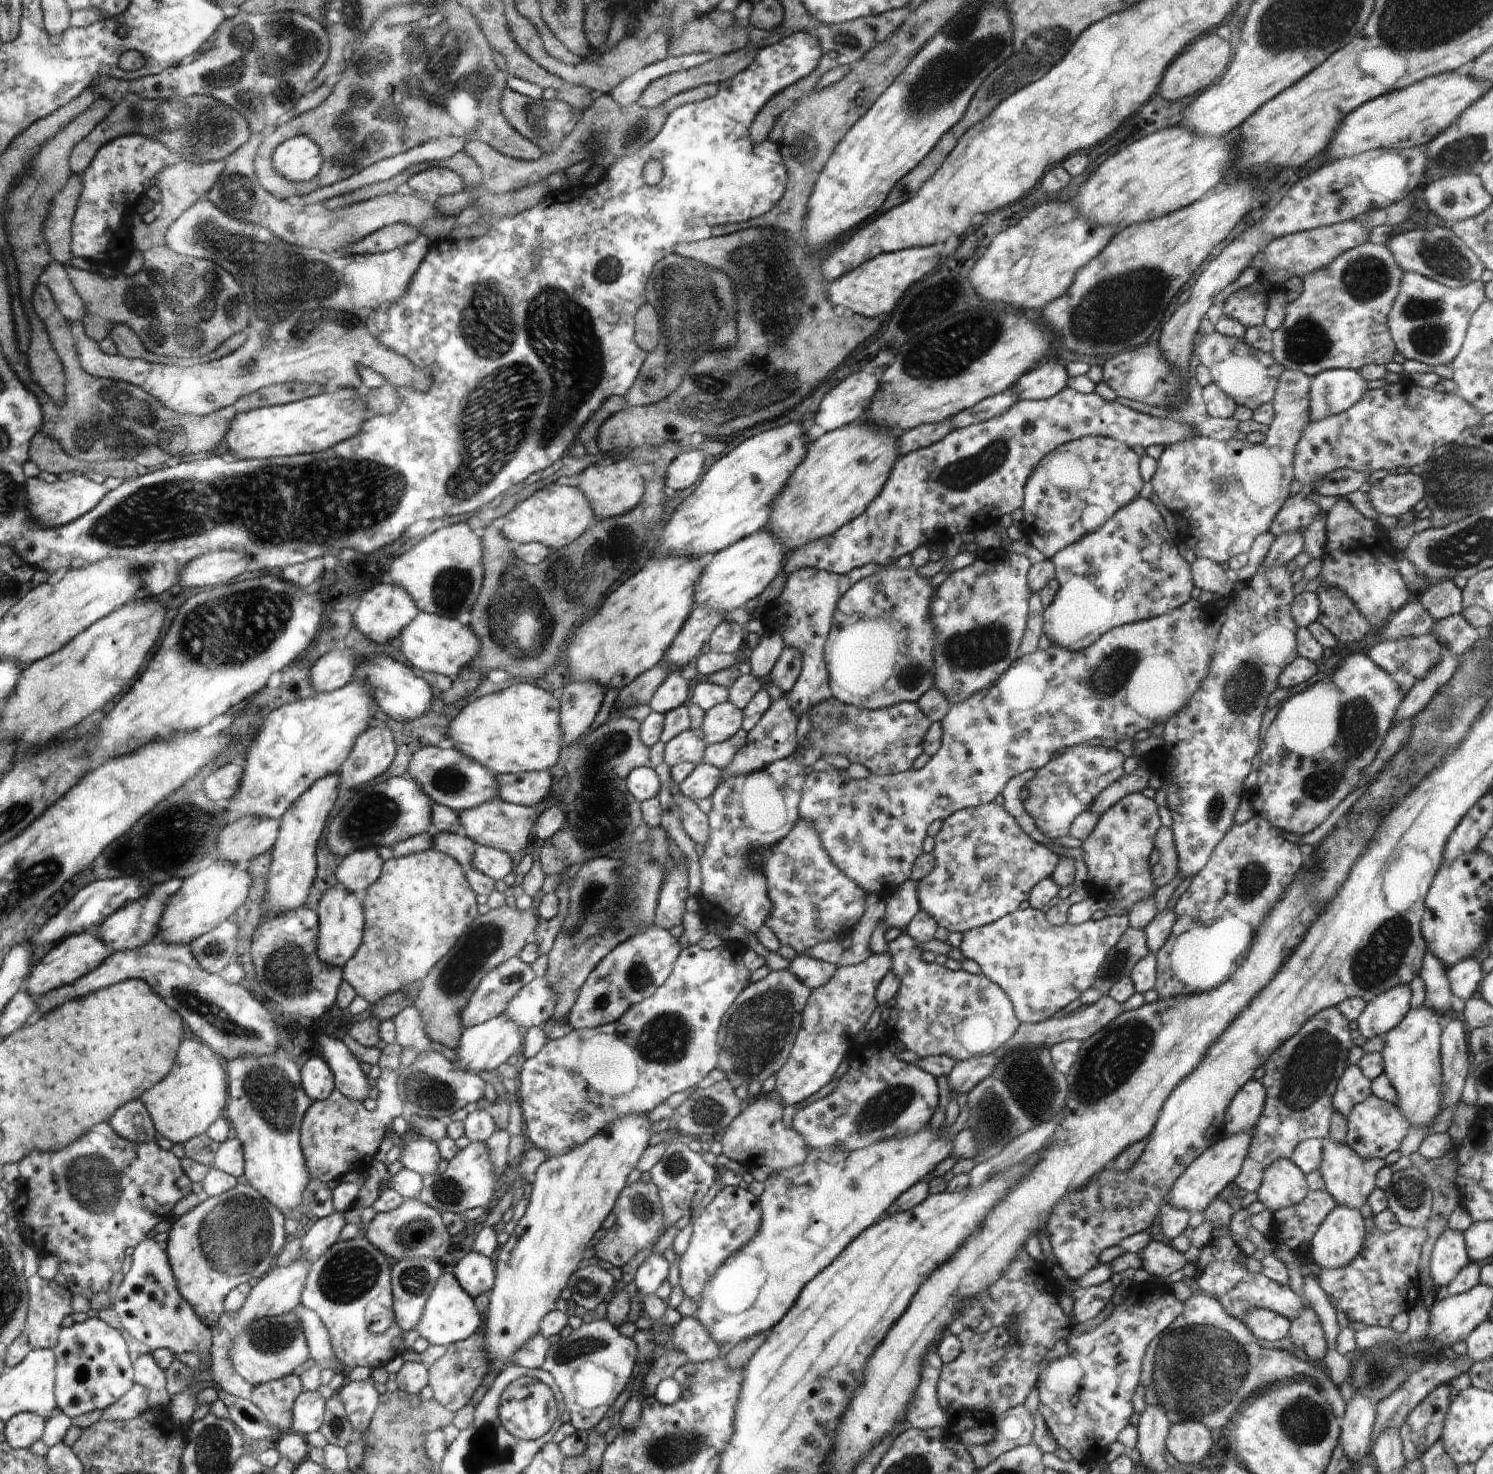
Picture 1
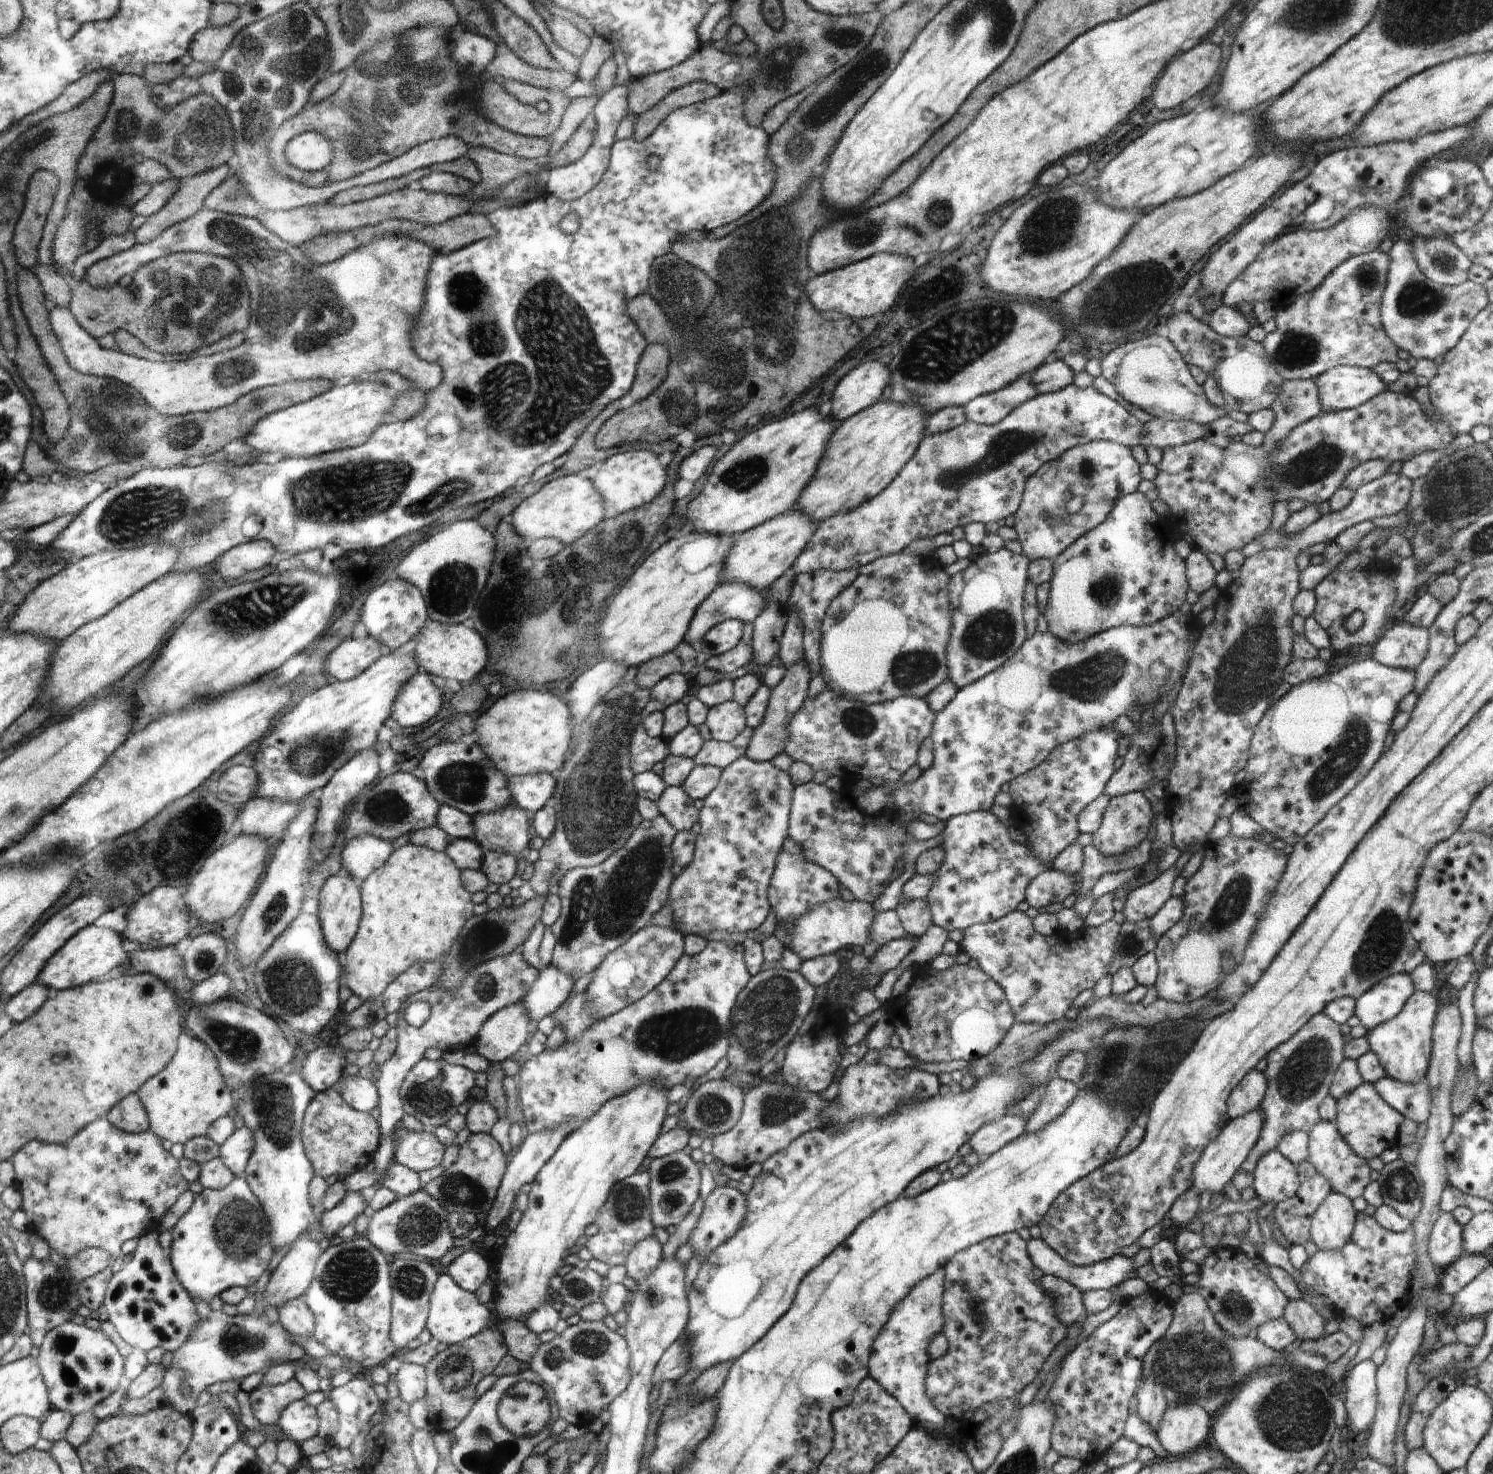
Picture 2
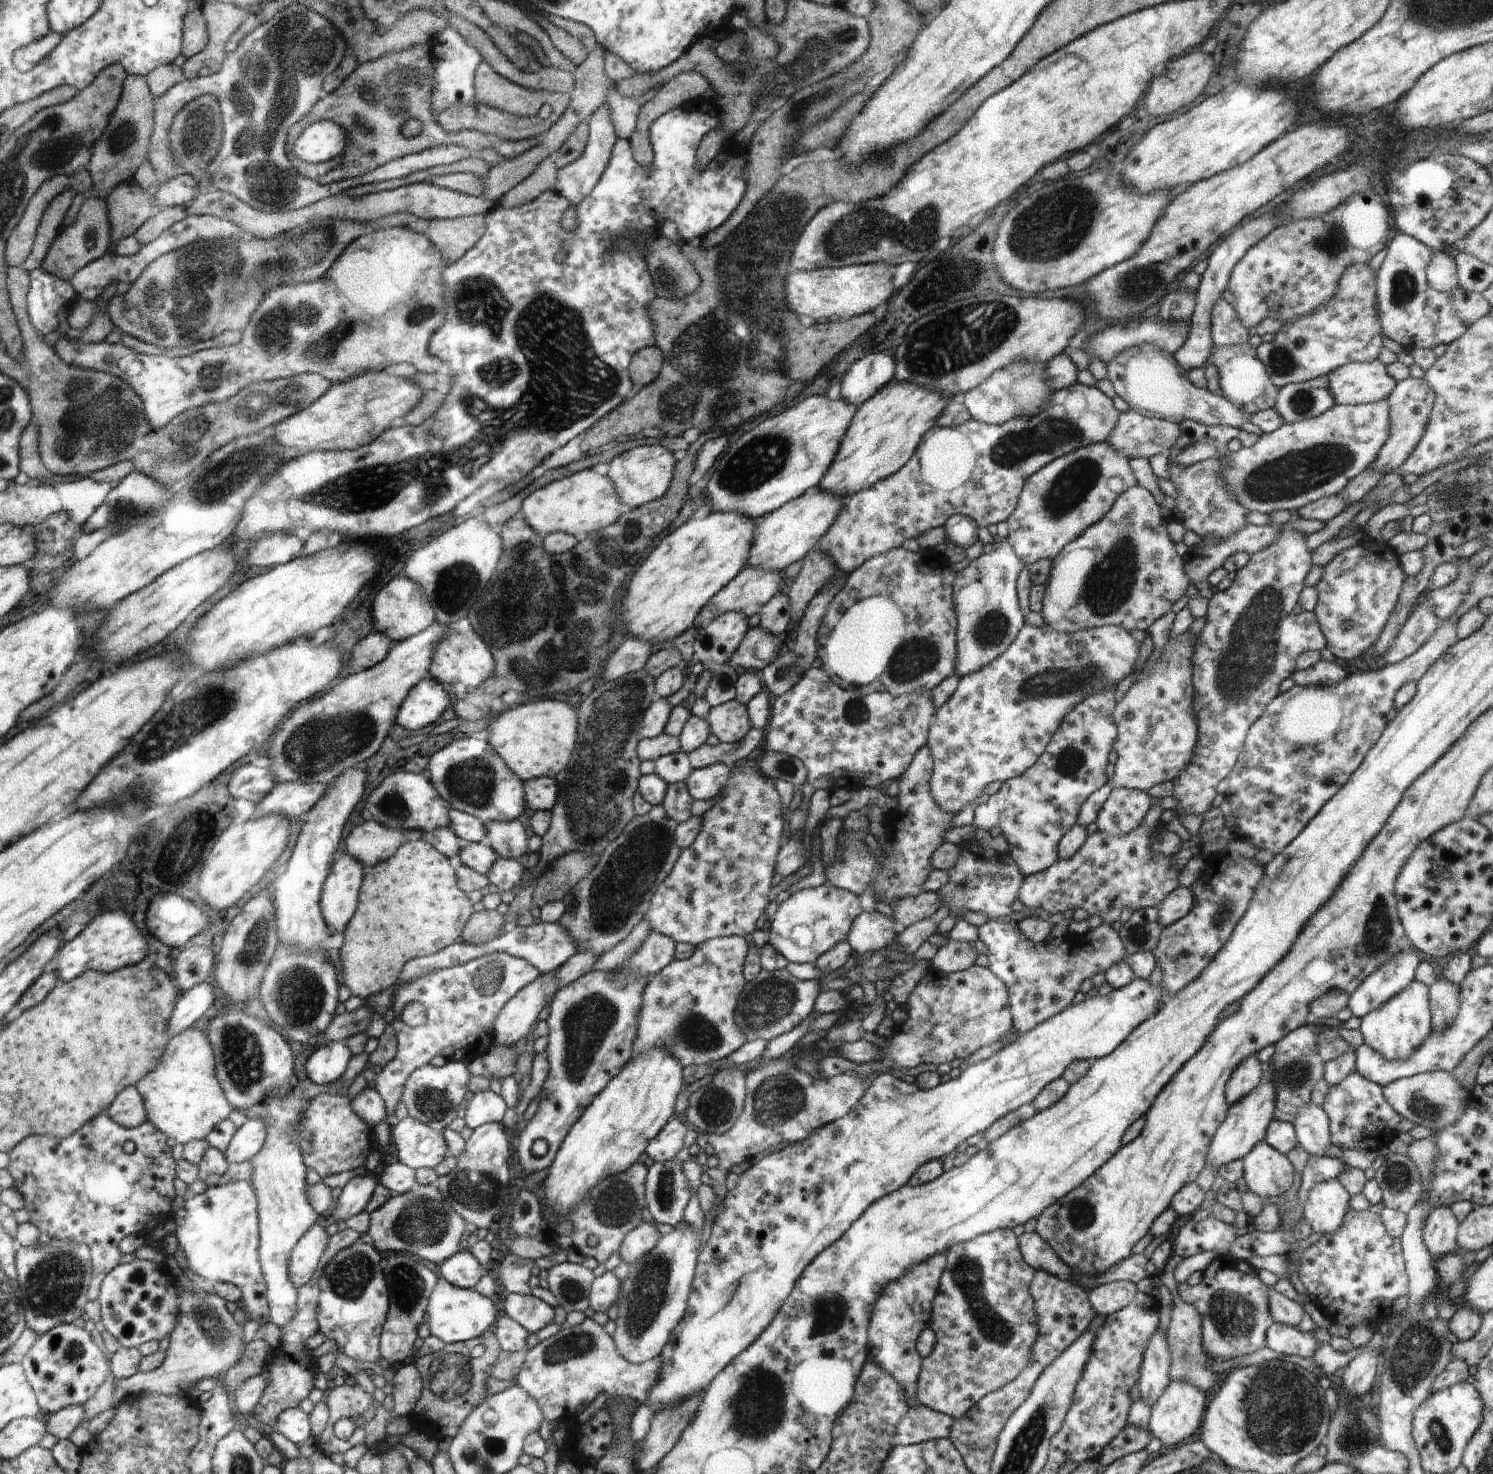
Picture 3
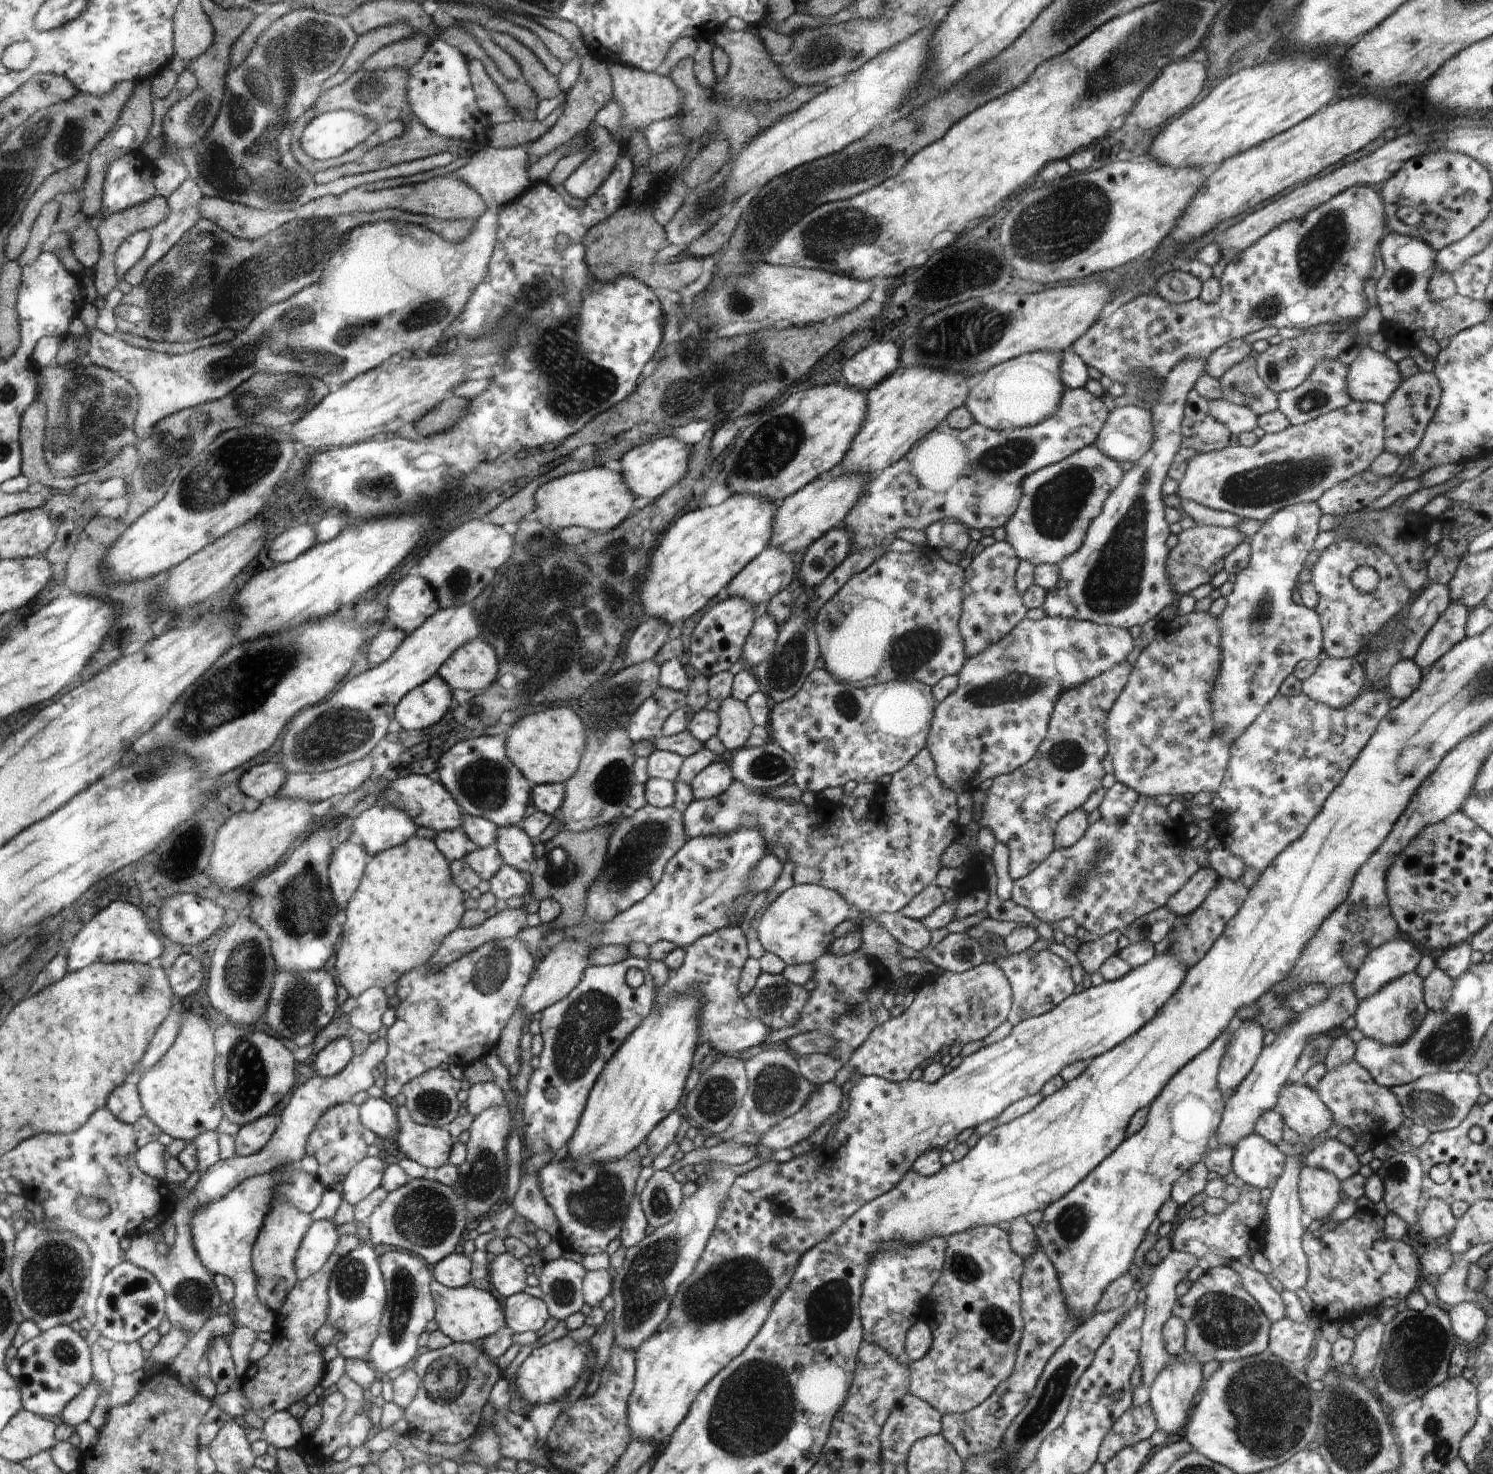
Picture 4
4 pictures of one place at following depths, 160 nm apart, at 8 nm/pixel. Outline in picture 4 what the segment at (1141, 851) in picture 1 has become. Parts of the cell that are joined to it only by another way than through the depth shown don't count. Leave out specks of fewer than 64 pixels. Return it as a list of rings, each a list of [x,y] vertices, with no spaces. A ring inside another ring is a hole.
[[[1116,781],[1107,789],[1106,796],[1098,807],[1101,818],[1109,823],[1124,821],[1130,816],[1138,797],[1139,794],[1135,790]]]

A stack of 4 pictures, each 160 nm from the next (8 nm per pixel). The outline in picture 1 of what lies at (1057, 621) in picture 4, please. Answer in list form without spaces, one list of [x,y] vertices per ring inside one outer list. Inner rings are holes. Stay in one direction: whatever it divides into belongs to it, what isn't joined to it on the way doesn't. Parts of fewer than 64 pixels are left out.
[[[1191,598],[1182,606],[1175,608],[1170,613],[1166,613],[1154,618],[1149,618],[1140,622],[1128,623],[1117,626],[1105,632],[1094,644],[1091,644],[1084,650],[1073,653],[1071,650],[1051,644],[1047,650],[1036,649],[1030,654],[1019,656],[1006,669],[1005,673],[993,684],[979,690],[964,702],[951,706],[944,719],[941,720],[943,735],[941,745],[935,755],[932,755],[925,766],[920,769],[908,769],[896,774],[875,775],[870,773],[865,779],[851,779],[846,773],[846,769],[833,769],[827,771],[814,771],[807,775],[804,781],[802,792],[802,802],[799,803],[799,818],[808,819],[815,822],[815,827],[822,838],[823,845],[829,852],[831,859],[836,863],[848,876],[858,882],[866,894],[886,892],[897,888],[911,875],[915,860],[924,852],[922,842],[926,838],[927,827],[936,822],[936,820],[946,820],[956,811],[968,807],[982,806],[994,802],[993,800],[1002,793],[1004,785],[1010,778],[1017,774],[1022,774],[1025,770],[1039,769],[1048,764],[1052,754],[1060,748],[1070,748],[1076,745],[1082,745],[1088,740],[1094,738],[1108,738],[1116,742],[1123,739],[1134,739],[1134,736],[1142,729],[1151,729],[1158,724],[1168,722],[1178,711],[1188,704],[1189,698],[1195,690],[1205,680],[1209,673],[1210,663],[1213,661],[1215,653],[1215,642],[1223,625],[1222,614],[1213,609],[1210,614],[1206,614],[1206,608],[1197,599]]]

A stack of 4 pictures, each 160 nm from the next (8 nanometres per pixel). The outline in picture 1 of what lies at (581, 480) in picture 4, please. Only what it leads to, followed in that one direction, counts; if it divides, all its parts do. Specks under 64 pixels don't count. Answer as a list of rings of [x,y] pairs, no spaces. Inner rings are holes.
[[[546,483],[536,494],[532,494],[528,500],[524,500],[520,506],[516,506],[506,516],[506,538],[512,542],[540,543],[554,550],[568,546],[577,540],[586,529],[589,522],[594,518],[593,510],[585,495],[578,487],[559,485],[557,483]],[[544,490],[544,492],[542,492]]]

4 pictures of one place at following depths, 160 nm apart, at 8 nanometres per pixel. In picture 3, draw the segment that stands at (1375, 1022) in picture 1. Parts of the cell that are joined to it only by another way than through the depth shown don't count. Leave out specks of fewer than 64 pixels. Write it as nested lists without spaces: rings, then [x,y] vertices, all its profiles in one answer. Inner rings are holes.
[[[1415,951],[1396,955],[1370,976],[1349,995],[1347,1006],[1358,1018],[1378,1010],[1391,998],[1400,994],[1415,980],[1415,972],[1422,959]]]

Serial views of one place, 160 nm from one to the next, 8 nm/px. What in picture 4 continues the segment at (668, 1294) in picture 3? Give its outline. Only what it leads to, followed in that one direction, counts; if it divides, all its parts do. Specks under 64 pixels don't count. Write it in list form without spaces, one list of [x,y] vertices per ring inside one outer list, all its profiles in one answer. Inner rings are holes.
[[[710,1164],[714,1167],[712,1172],[704,1174],[707,1183],[698,1184],[698,1192],[685,1198],[678,1214],[668,1225],[656,1227],[652,1234],[646,1235],[639,1244],[628,1249],[624,1264],[613,1277],[613,1344],[634,1353],[634,1356],[669,1316],[671,1303],[700,1260],[721,1212],[722,1203],[728,1198],[730,1186],[737,1179],[735,1172],[727,1166]]]

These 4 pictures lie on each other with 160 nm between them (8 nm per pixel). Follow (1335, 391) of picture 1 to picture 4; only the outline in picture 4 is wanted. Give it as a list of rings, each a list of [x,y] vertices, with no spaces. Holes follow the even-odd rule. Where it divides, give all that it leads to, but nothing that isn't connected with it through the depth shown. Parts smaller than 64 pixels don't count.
[[[1368,345],[1359,348],[1358,356],[1348,368],[1346,390],[1355,401],[1383,405],[1404,379],[1397,363]]]

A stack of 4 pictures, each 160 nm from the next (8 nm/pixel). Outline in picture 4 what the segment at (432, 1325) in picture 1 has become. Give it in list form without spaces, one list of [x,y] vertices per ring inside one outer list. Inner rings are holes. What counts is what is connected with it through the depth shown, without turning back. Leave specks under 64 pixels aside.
[[[434,1281],[433,1297],[437,1303],[438,1330],[449,1336],[454,1343],[480,1343],[486,1337],[492,1336],[504,1324],[504,1314],[500,1310],[498,1300],[490,1292],[468,1284],[463,1287],[447,1287]]]

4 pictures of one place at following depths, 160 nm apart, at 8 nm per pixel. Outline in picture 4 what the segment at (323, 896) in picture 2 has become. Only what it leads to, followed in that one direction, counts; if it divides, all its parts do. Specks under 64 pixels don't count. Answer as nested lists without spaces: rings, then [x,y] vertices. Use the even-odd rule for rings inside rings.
[[[353,838],[340,841],[340,846],[333,850],[327,871],[332,898],[338,908],[348,904],[360,884],[366,864],[372,860],[373,856]]]

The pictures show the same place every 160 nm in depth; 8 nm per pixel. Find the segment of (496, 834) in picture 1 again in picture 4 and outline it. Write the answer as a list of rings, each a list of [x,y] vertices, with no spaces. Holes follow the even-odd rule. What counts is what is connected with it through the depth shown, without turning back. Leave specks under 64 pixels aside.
[[[517,826],[497,827],[494,846],[498,849],[504,864],[521,870],[529,877],[534,865],[534,846],[524,829]]]

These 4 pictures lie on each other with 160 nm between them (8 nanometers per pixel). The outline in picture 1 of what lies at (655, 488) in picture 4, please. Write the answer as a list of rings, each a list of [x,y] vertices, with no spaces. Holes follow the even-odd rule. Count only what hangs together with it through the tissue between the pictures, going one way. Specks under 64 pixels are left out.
[[[626,457],[611,461],[607,466],[601,463],[589,464],[579,474],[579,480],[578,490],[585,495],[596,519],[625,515],[636,505],[640,505],[644,496],[644,478],[636,468],[636,460],[632,462]]]

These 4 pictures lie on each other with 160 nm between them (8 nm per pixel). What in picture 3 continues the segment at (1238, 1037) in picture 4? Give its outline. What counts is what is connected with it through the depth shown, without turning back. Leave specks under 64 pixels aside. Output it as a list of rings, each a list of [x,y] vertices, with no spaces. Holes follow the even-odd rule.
[[[1257,1055],[1248,1057],[1237,1066],[1226,1083],[1225,1097],[1229,1106],[1242,1101],[1243,1098],[1254,1090],[1263,1079],[1264,1067],[1257,1059]]]

